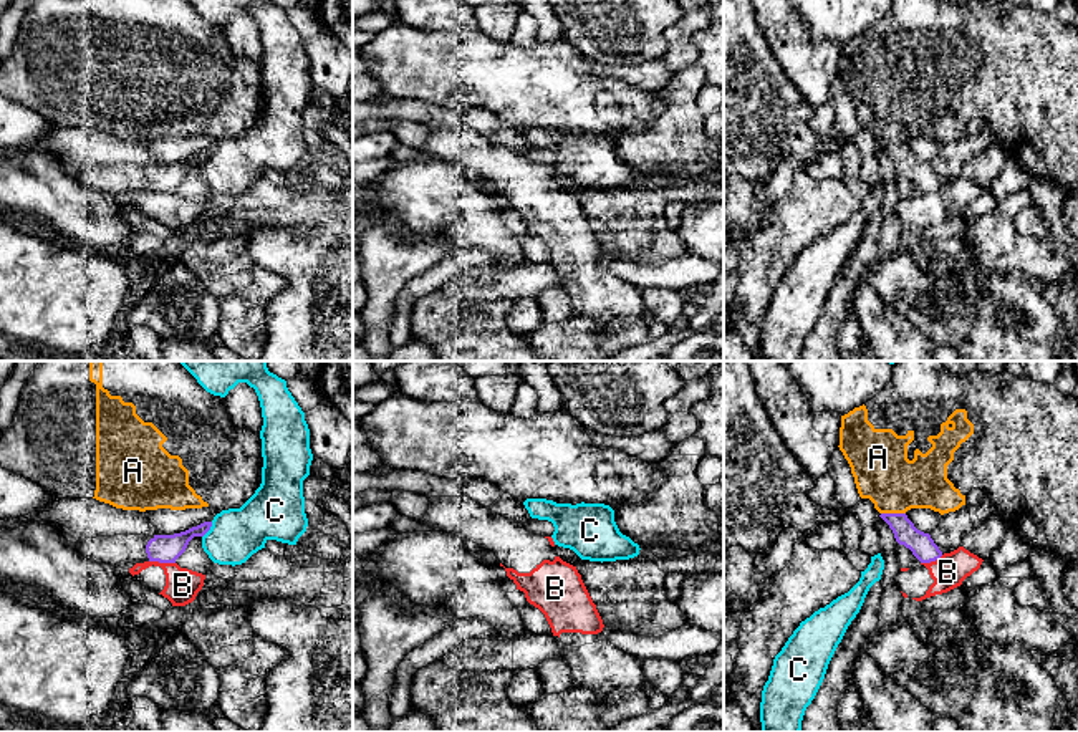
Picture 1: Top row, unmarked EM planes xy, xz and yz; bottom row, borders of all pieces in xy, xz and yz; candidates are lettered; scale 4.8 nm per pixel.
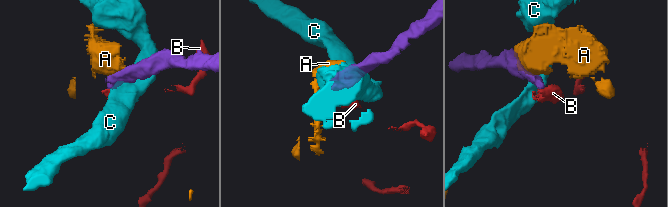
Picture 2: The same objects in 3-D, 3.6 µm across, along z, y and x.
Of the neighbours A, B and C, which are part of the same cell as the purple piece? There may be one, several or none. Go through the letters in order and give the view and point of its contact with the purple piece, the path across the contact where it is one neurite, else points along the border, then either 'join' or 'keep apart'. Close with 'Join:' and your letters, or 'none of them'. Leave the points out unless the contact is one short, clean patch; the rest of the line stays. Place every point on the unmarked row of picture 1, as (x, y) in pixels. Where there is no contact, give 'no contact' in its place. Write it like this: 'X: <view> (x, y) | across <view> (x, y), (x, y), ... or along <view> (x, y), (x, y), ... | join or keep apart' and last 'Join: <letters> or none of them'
A: yz (893, 143) | along yz (881, 141), (904, 143) | keep apart
B: xy (163, 191) | along xy (149, 189), (174, 192) | keep apart
C: xy (209, 158) | along xy (212, 151), (202, 166) | keep apart
Join: none of them

